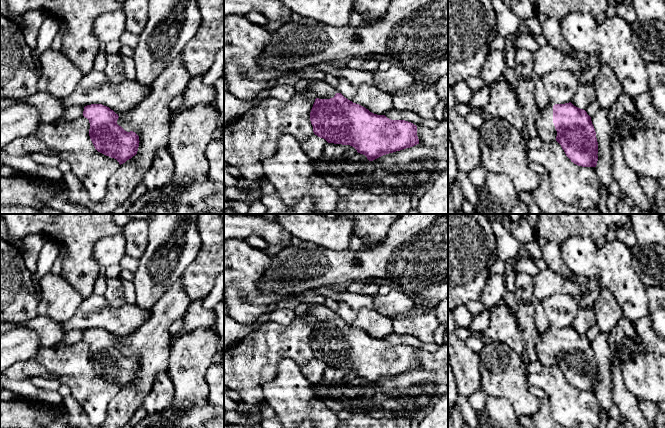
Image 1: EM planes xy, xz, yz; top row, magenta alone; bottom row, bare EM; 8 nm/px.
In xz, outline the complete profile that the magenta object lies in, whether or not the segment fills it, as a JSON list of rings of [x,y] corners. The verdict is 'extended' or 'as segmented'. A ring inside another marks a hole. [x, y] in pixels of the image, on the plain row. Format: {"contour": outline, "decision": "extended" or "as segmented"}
{"contour": [[[312,303],[310,314],[316,319],[310,336],[313,356],[328,367],[350,369],[369,385],[419,368],[417,350],[405,344],[391,344],[345,322],[338,313],[320,303]]], "decision": "extended"}

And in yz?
{"contour": [[[571,326],[538,332],[536,354],[543,366],[557,365],[566,380],[582,391],[596,391],[598,366],[591,341]]], "decision": "extended"}

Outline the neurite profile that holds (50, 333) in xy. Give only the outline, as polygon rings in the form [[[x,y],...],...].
[[[45,315],[37,316],[32,320],[22,323],[0,322],[0,335],[18,326],[35,330],[38,333],[42,347],[52,347],[60,343],[66,333],[60,324],[53,322]]]

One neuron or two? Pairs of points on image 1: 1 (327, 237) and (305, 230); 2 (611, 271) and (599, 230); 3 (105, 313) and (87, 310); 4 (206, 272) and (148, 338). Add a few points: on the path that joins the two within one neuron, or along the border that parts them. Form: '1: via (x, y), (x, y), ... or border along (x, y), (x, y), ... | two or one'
1: via (322, 232), (320, 230), (310, 230) | one
2: border along (581, 236), (597, 246), (606, 242) | two
3: via (101, 311), (91, 311) | one
4: border along (180, 278), (183, 288), (191, 300) | two

